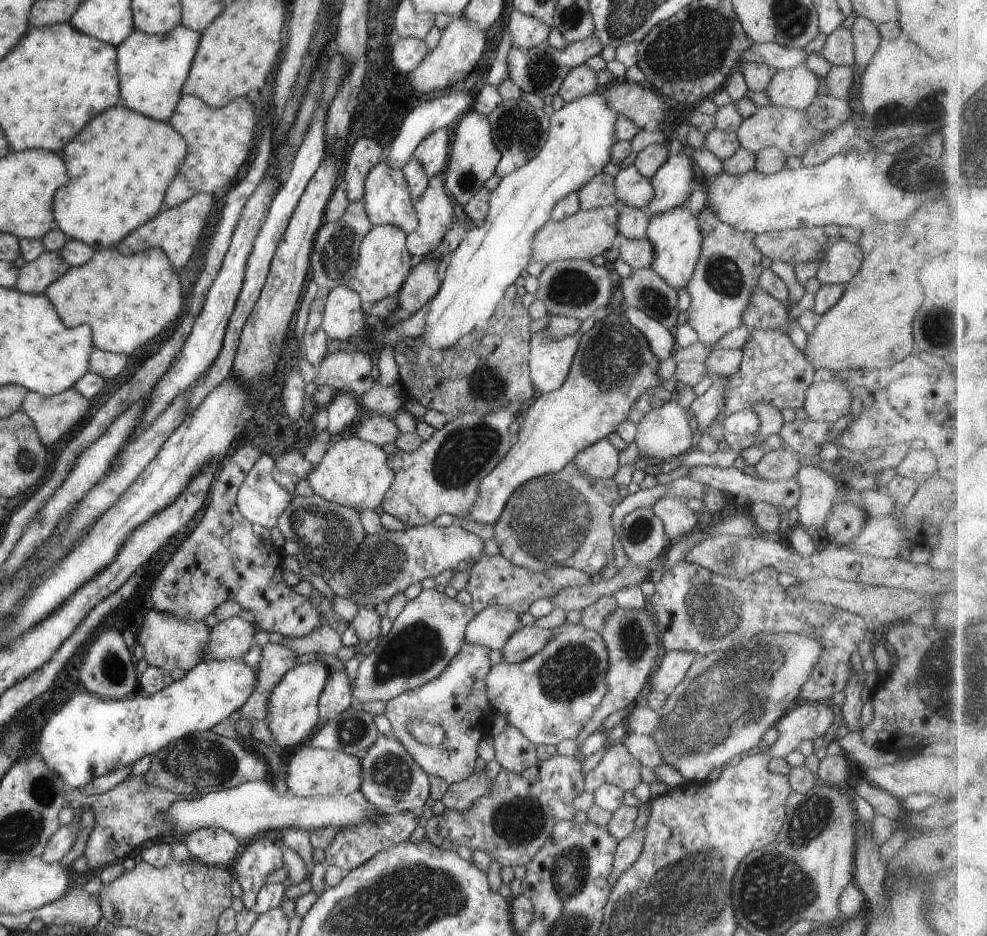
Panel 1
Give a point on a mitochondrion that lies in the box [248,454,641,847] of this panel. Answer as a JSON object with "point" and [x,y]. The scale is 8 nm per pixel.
{"point":[552,520]}

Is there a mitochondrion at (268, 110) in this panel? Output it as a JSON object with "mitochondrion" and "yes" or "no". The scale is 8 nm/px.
{"mitochondrion":"no"}

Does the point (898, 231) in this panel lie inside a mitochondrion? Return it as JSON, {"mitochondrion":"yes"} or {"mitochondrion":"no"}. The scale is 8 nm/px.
{"mitochondrion":"no"}

